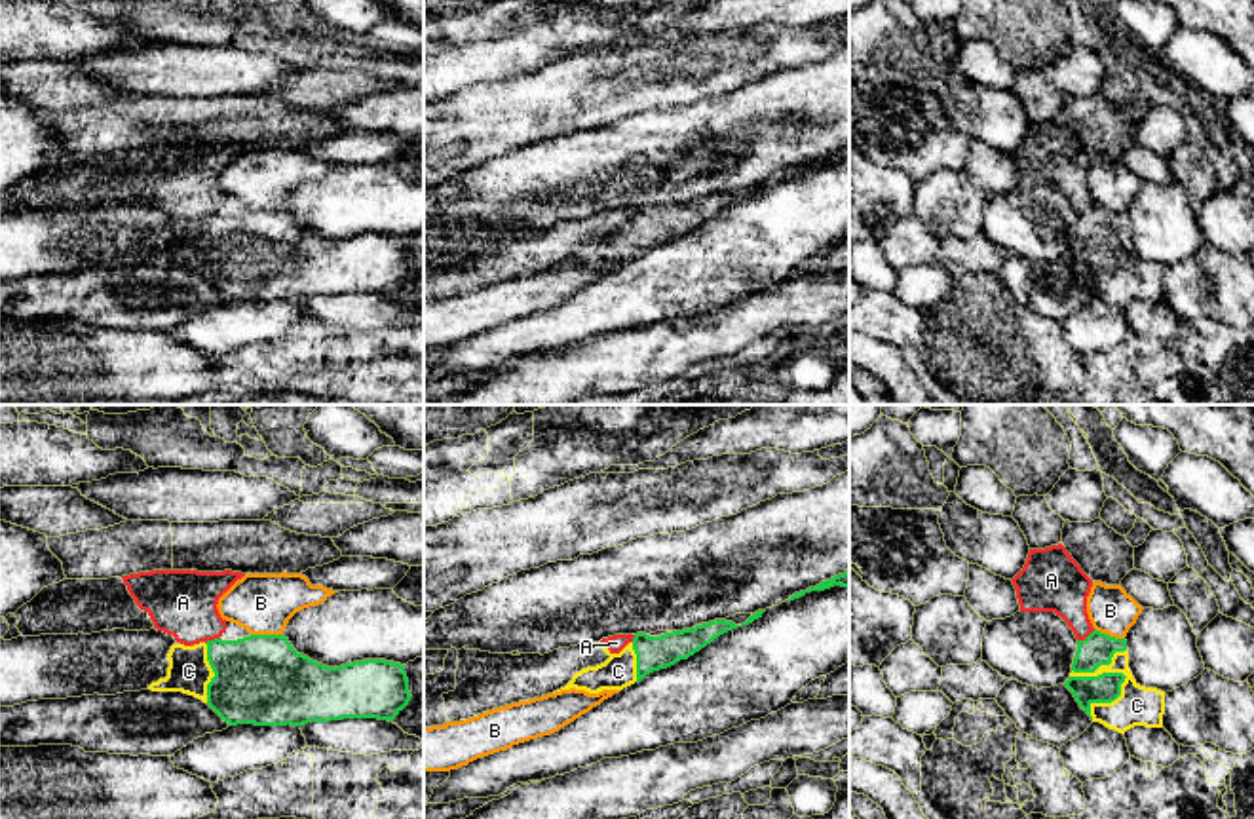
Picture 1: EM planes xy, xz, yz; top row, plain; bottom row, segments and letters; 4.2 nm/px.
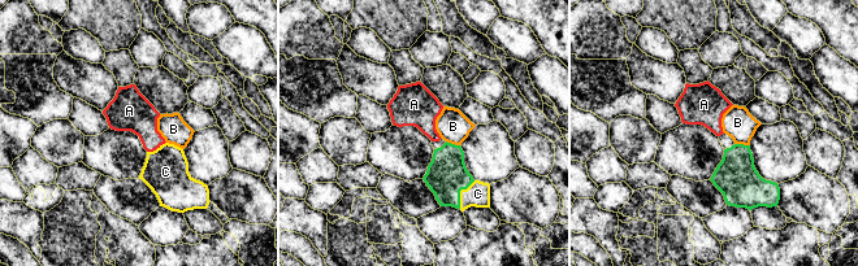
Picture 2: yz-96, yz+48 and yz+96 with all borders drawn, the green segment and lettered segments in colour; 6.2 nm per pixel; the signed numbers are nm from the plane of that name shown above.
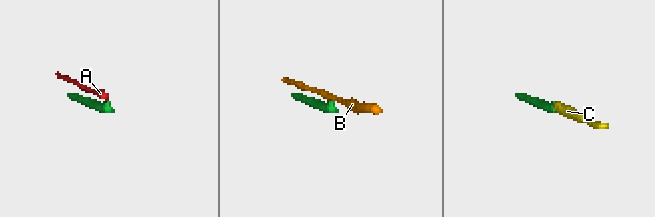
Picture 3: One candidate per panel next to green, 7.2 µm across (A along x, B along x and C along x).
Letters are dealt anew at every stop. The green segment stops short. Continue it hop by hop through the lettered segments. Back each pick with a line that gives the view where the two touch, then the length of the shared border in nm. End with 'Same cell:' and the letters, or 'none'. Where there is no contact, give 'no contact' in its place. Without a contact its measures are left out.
C: yz | 340 nm
Same cell: C

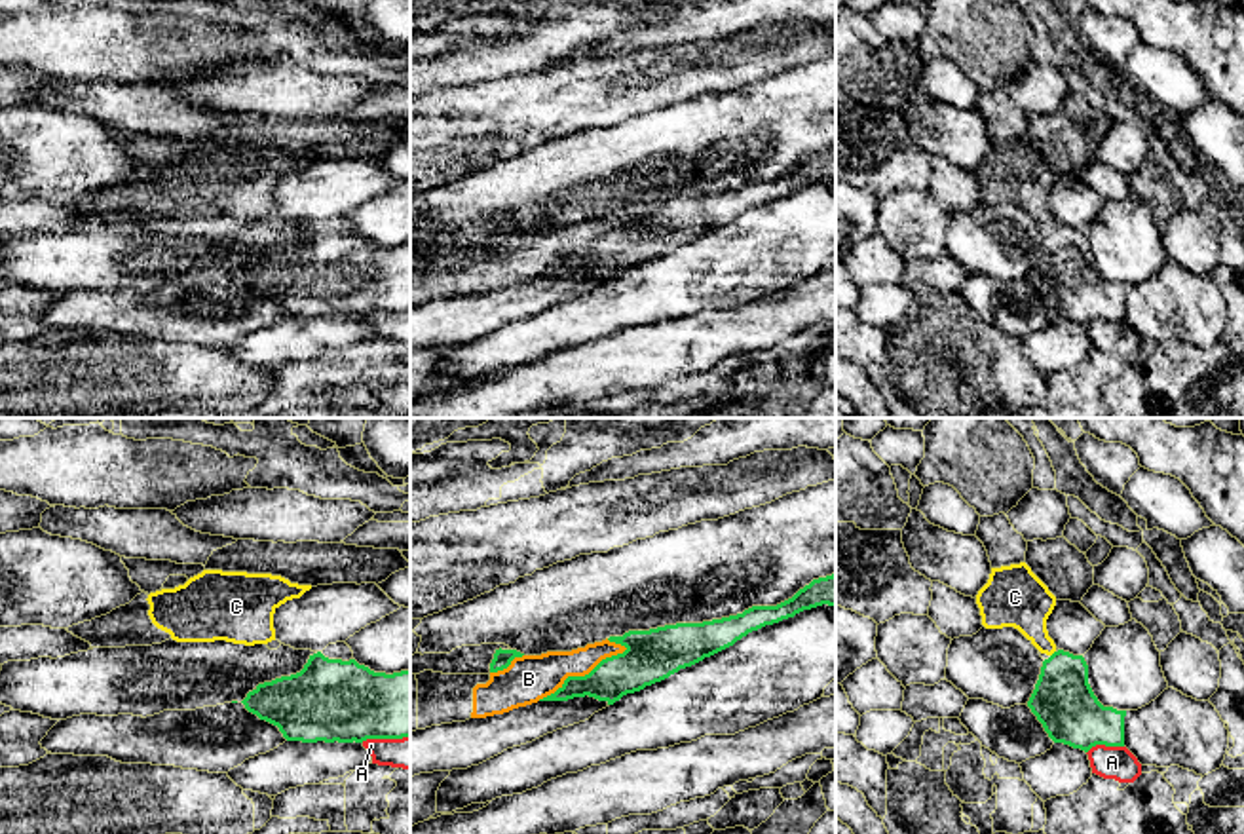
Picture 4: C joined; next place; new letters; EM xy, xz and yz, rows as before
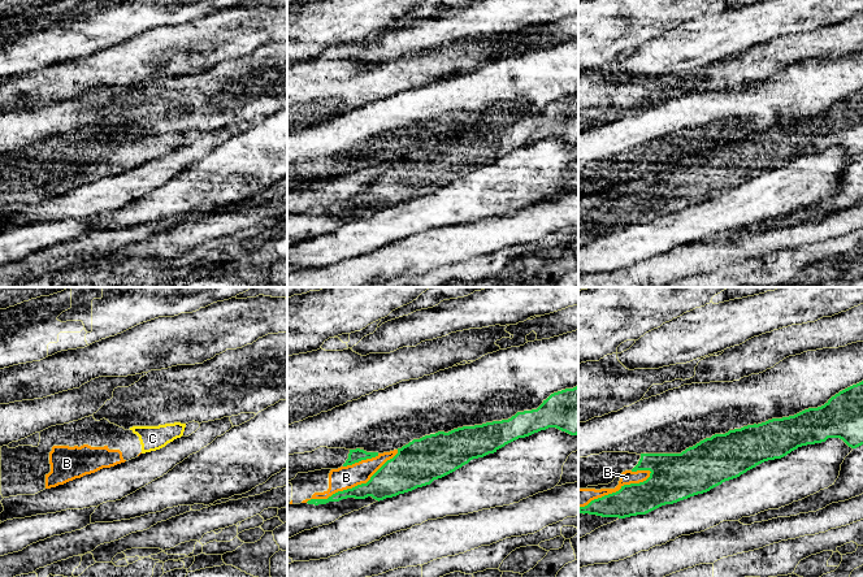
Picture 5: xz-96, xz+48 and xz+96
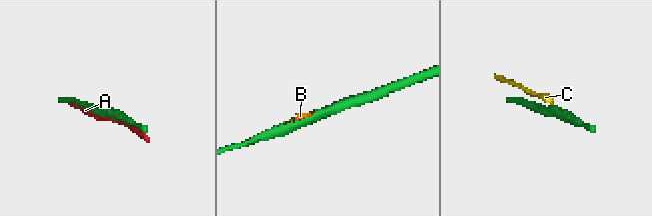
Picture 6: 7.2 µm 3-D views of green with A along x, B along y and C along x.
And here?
Same cell: none

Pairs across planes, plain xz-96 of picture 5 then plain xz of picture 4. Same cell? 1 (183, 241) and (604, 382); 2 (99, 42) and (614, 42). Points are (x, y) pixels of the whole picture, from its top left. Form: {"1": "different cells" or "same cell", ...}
{"1": "same cell", "2": "different cells"}

